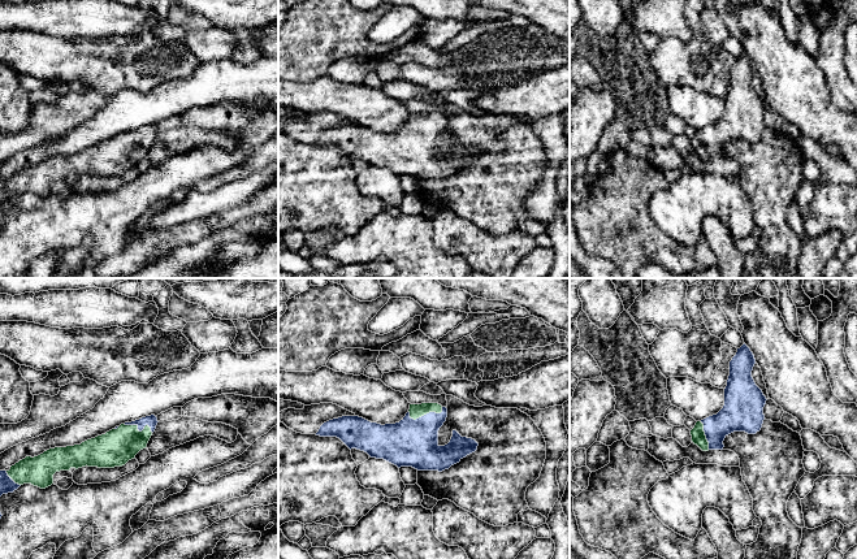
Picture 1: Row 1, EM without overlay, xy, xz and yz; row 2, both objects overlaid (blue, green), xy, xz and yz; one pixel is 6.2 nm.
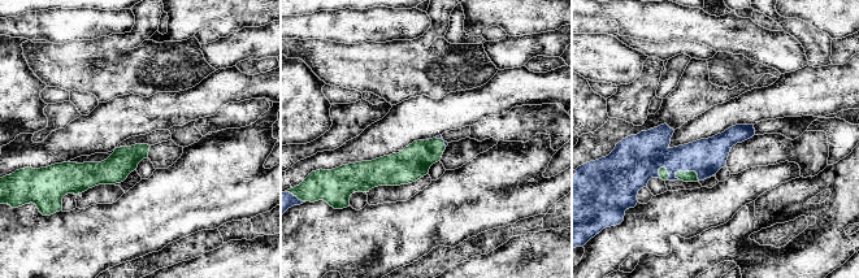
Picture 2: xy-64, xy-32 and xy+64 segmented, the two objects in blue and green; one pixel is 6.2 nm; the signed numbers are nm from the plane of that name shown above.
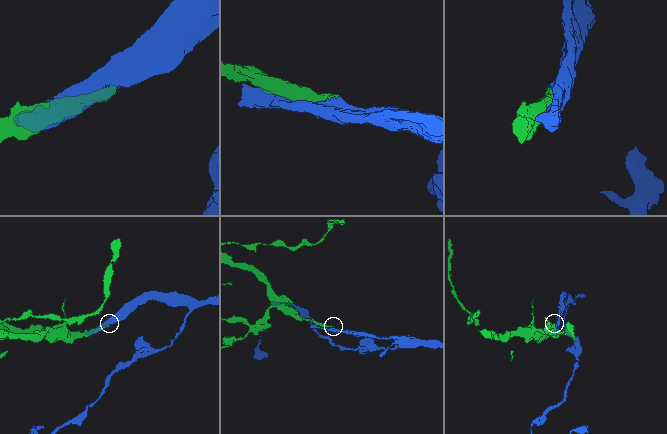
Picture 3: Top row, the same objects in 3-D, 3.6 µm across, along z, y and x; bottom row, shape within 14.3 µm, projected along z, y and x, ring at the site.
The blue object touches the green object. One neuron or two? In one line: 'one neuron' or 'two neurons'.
one neuron

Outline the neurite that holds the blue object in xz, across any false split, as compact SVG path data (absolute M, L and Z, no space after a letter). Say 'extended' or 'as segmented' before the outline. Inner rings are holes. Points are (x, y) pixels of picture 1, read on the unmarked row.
extended; M438 112L410 113L406 125L395 133L371 131L359 125L342 125L324 131L316 144L337 146L350 159L367 161L398 177L417 179L449 178L477 159L479 152L453 139L450 151L438 153L438 139L447 117Z

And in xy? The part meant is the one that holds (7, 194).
extended; M155 124L121 133L105 143L87 148L81 153L55 156L38 165L26 165L9 179L0 179L0 205L13 202L23 192L46 198L53 192L53 183L72 177L122 176L147 156L156 138Z

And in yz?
extended; M744 52L730 70L723 117L697 130L691 139L692 151L702 160L723 159L724 147L733 140L756 143L761 139L767 108L752 86L754 73L754 64Z

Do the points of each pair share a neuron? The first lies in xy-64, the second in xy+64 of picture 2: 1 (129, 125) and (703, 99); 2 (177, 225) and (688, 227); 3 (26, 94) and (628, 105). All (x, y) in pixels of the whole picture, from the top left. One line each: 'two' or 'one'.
1: two
2: one
3: two

